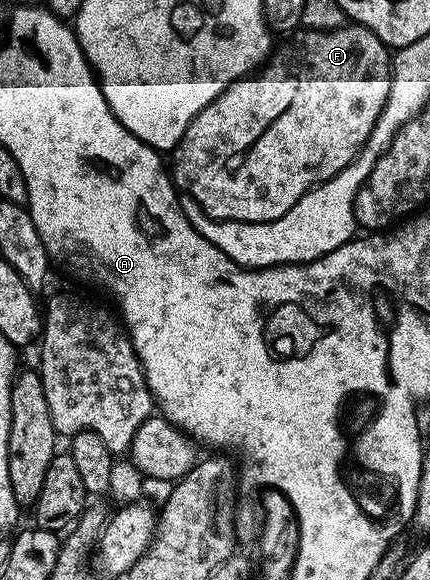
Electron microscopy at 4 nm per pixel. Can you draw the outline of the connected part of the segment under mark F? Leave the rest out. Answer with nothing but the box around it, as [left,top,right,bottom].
[170,22,390,222]

